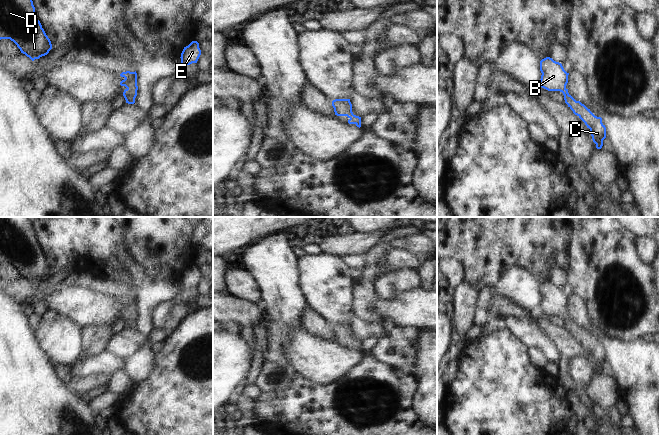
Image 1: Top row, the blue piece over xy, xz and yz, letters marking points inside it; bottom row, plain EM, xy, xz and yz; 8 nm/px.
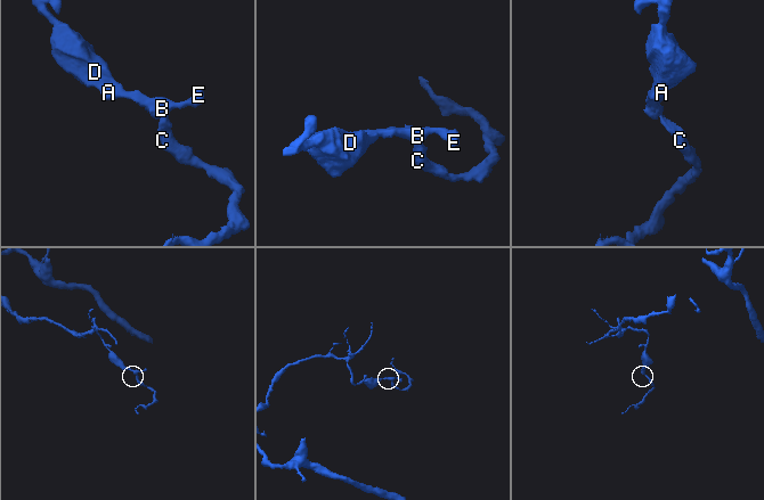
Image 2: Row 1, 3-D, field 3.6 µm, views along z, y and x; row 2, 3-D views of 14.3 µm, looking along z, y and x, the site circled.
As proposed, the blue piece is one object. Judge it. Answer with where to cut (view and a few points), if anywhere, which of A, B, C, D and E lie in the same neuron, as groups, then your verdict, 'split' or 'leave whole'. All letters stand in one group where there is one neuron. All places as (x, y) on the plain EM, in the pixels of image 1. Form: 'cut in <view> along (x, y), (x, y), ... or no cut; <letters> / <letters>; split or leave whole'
no cut; A B C D E; leave whole

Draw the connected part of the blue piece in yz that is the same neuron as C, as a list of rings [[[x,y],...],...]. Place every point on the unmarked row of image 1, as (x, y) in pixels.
[[[546,281],[540,285],[540,295],[542,297],[538,310],[548,315],[560,315],[564,319],[565,327],[590,353],[593,366],[597,373],[603,370],[603,364],[606,362],[606,351],[602,347],[602,342],[595,340],[580,325],[576,325],[569,317],[566,309],[568,299],[562,288]]]

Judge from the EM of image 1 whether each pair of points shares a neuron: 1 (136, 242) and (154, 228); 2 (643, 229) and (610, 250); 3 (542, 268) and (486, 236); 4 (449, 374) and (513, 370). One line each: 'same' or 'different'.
1: same
2: different
3: same
4: different

